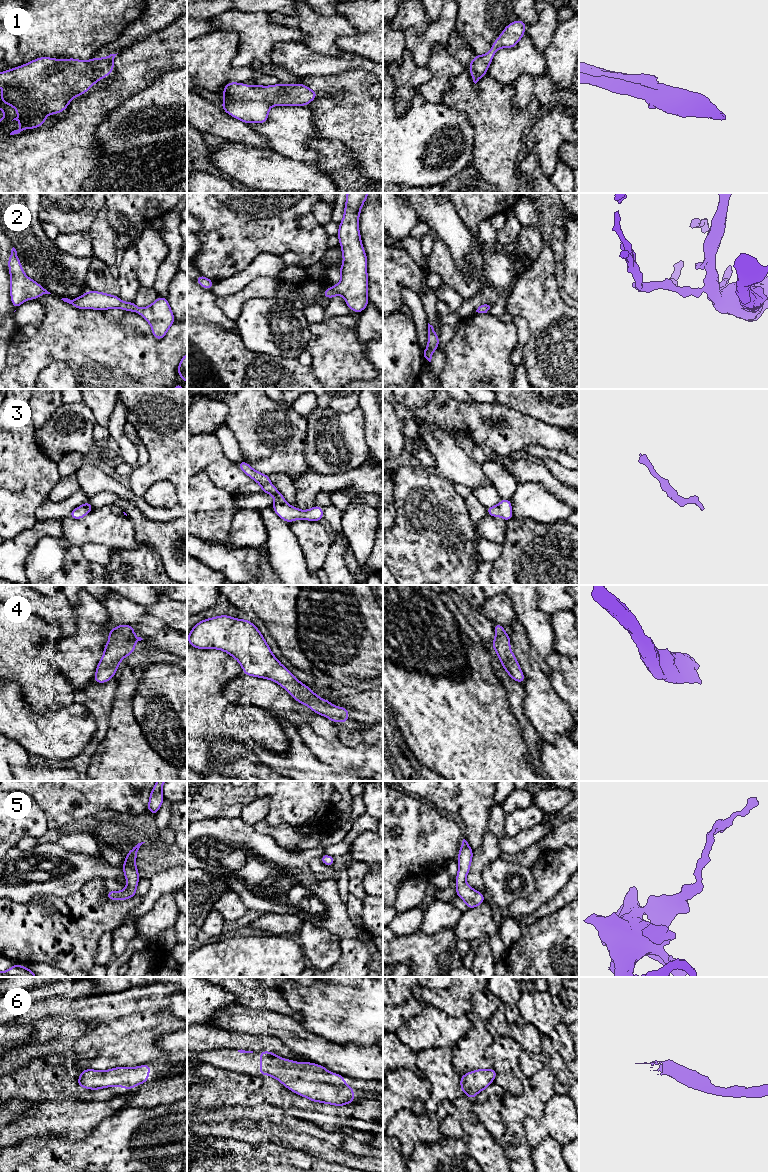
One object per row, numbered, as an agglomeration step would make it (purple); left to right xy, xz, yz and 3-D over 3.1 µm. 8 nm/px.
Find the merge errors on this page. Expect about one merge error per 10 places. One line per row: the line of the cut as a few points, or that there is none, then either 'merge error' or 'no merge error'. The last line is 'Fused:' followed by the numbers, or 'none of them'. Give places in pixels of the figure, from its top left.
1: cut none; no merge error
2: cut none; no merge error
3: cut none; no merge error
4: cut none; no merge error
5: cut none; no merge error
6: cut none; no merge error
Fused: none of them

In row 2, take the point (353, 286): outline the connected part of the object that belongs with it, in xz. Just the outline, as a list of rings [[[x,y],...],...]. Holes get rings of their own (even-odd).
[[[347,193],[344,215],[337,237],[343,264],[338,269],[341,281],[323,291],[324,298],[341,295],[350,310],[361,313],[368,305],[367,256],[359,231],[359,215],[369,193]]]

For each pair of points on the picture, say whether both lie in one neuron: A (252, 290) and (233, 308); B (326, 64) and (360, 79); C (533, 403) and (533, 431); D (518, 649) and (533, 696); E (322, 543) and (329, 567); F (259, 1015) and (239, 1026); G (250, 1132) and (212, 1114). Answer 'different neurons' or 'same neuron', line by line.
A: same neuron
B: different neurons
C: different neurons
D: same neuron
E: different neurons
F: same neuron
G: different neurons

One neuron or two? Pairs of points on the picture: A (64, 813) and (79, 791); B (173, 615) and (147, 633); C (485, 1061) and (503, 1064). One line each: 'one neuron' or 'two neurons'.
A: one neuron
B: two neurons
C: two neurons

